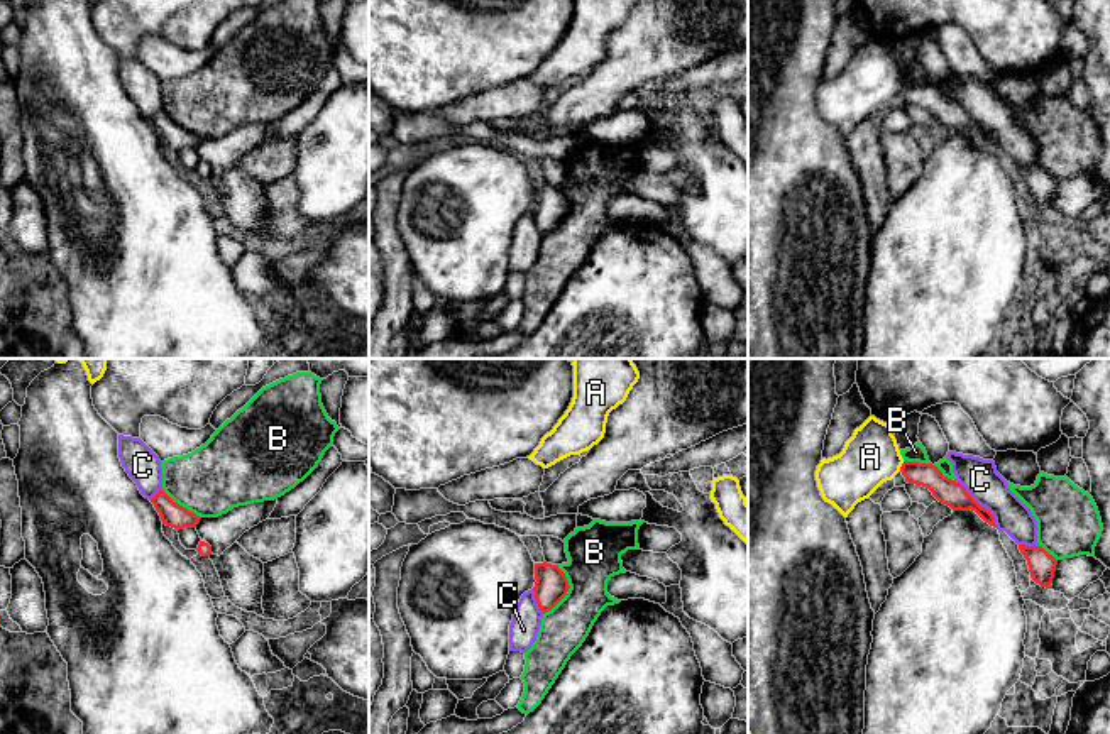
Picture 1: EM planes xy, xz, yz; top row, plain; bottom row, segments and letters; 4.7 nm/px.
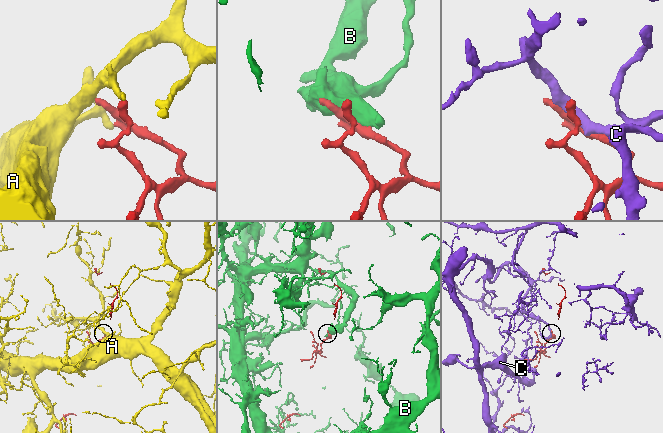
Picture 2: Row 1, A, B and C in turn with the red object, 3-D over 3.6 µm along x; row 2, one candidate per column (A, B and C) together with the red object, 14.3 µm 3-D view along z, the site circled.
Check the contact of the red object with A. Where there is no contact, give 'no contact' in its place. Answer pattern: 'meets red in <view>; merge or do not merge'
meets red in yz; do not merge

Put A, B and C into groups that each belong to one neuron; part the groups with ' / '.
A / B / C

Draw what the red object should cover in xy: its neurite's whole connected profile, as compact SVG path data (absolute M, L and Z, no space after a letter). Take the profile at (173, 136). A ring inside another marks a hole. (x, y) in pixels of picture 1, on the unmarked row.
M164 110L159 112L151 123L154 125L156 132L161 137L162 145L174 149L176 152L184 149L196 149L200 144L200 137L188 132L186 129L174 123Z

